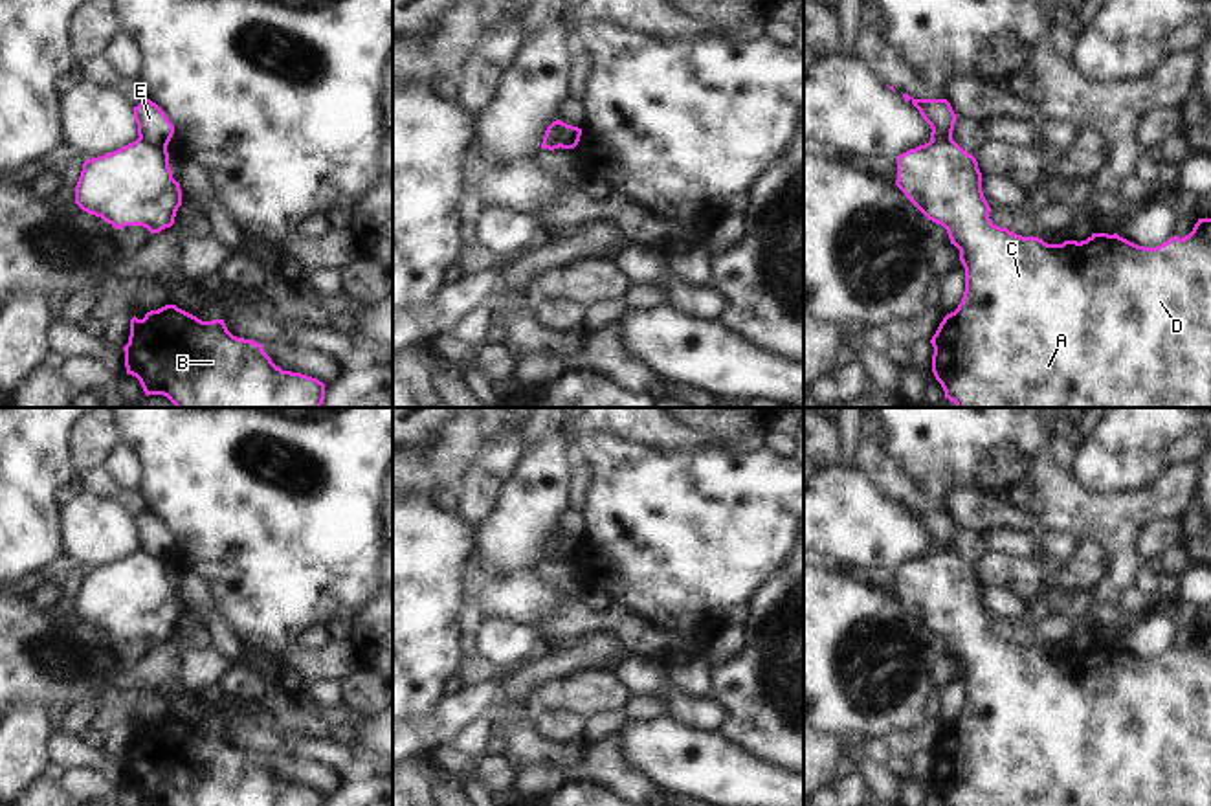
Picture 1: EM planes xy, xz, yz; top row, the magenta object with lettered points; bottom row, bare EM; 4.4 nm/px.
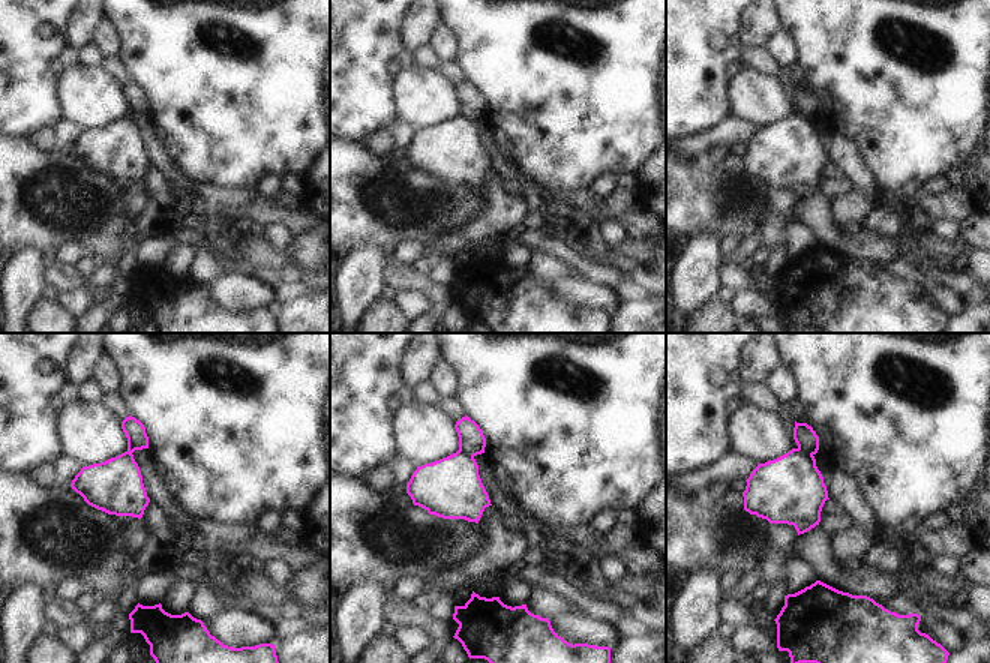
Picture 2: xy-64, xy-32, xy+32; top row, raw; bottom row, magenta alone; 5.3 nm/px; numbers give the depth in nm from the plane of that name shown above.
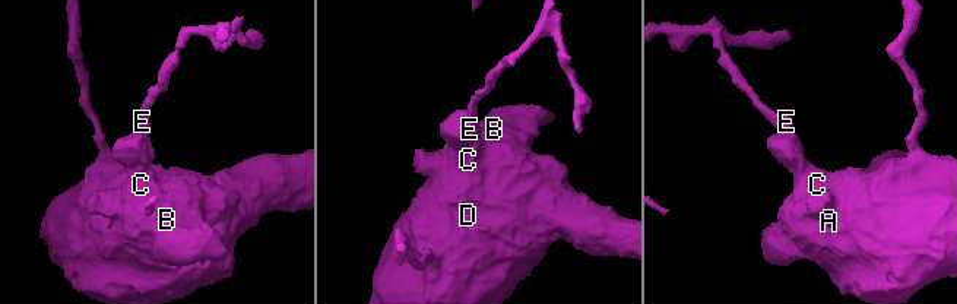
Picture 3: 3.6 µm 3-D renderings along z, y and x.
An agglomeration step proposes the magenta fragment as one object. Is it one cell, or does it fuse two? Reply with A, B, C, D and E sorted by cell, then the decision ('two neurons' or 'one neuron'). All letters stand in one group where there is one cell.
A B C D / E; two neurons

